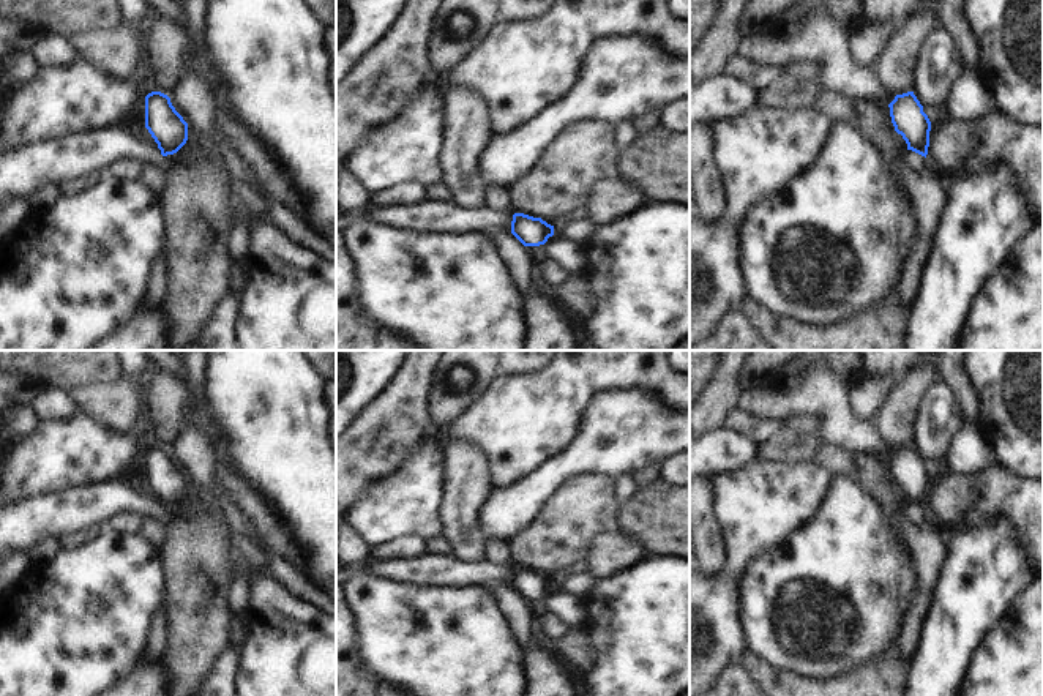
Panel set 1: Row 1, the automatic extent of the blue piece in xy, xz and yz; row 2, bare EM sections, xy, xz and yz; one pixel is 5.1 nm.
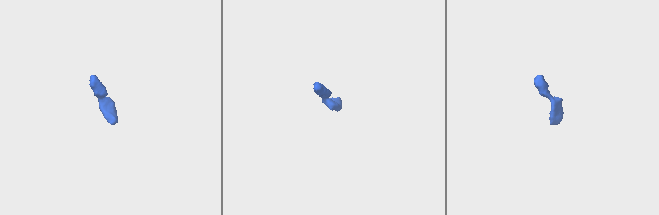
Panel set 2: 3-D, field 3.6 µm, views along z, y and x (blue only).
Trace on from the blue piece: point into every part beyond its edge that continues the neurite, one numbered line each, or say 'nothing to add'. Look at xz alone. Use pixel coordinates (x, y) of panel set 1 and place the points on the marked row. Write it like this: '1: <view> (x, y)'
nothing to add

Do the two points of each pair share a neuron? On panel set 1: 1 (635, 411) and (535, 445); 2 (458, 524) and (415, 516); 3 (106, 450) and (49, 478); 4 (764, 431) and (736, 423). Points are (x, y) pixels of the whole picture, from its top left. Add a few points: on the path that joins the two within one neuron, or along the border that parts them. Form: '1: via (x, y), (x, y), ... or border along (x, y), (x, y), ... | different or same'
1: border along (595, 396), (586, 409), (579, 431), (553, 455) | different
2: border along (442, 485), (442, 502), (439, 507), (441, 535) | different
3: via (92, 452), (73, 452), (60, 464) | same
4: via (758, 430), (742, 423) | same

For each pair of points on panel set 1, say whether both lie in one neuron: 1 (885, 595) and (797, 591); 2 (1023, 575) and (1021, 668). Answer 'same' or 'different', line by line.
1: same
2: different

